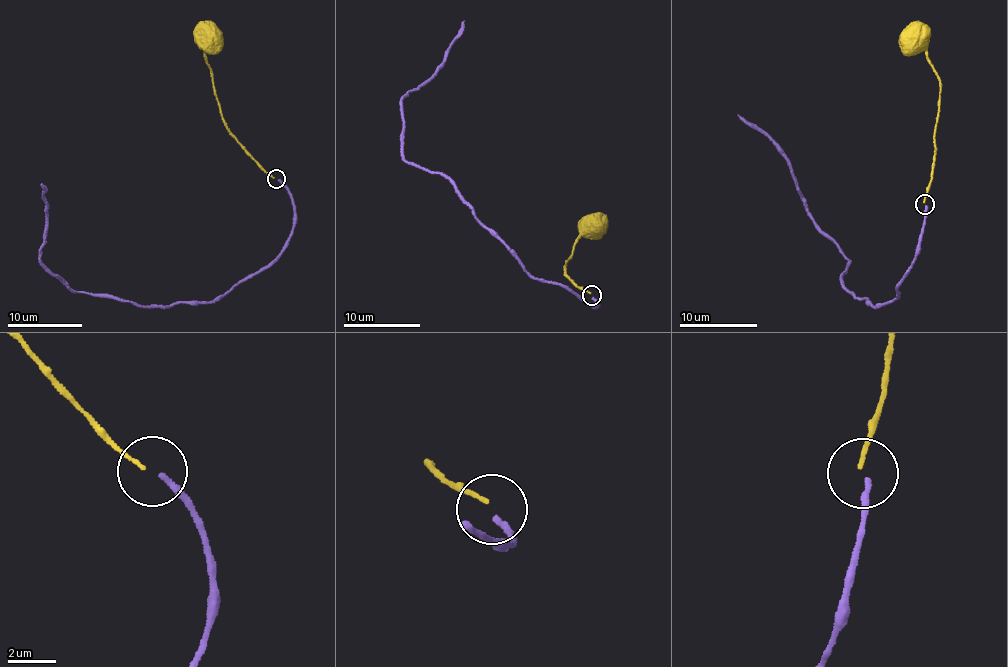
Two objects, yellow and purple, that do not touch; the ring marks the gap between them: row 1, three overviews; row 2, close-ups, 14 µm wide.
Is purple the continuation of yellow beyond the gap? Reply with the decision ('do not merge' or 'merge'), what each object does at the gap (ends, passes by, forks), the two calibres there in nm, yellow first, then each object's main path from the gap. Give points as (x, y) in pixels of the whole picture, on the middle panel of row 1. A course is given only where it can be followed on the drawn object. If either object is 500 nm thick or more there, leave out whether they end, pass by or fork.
do not merge | yellow ends | purple ends | 170/240 nm | yellow via (591, 294), (576, 286), (566, 273), (565, 263), (591, 222) | purple via (594, 296), (598, 305), (592, 307), (525, 271), (442, 174), (408, 162), (404, 95), (434, 75), (464, 21)

